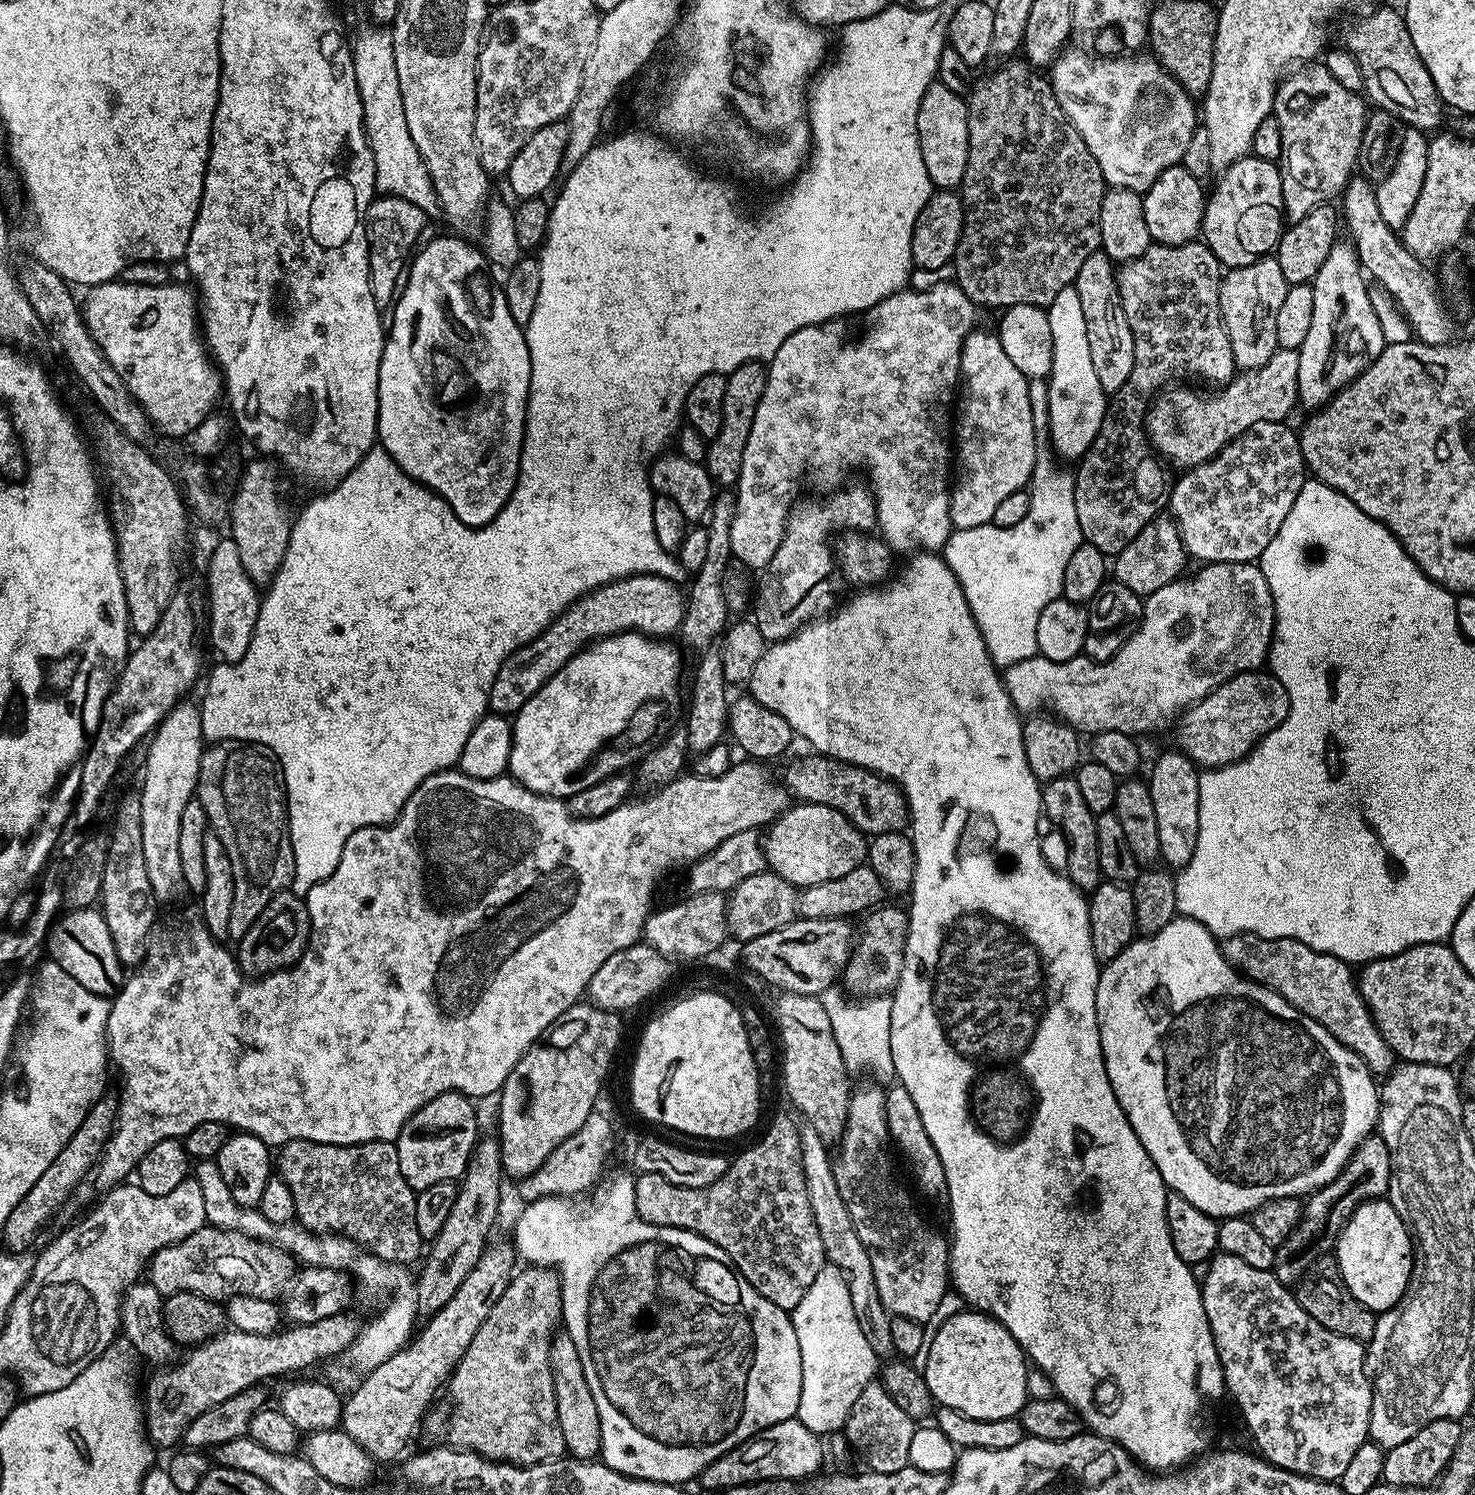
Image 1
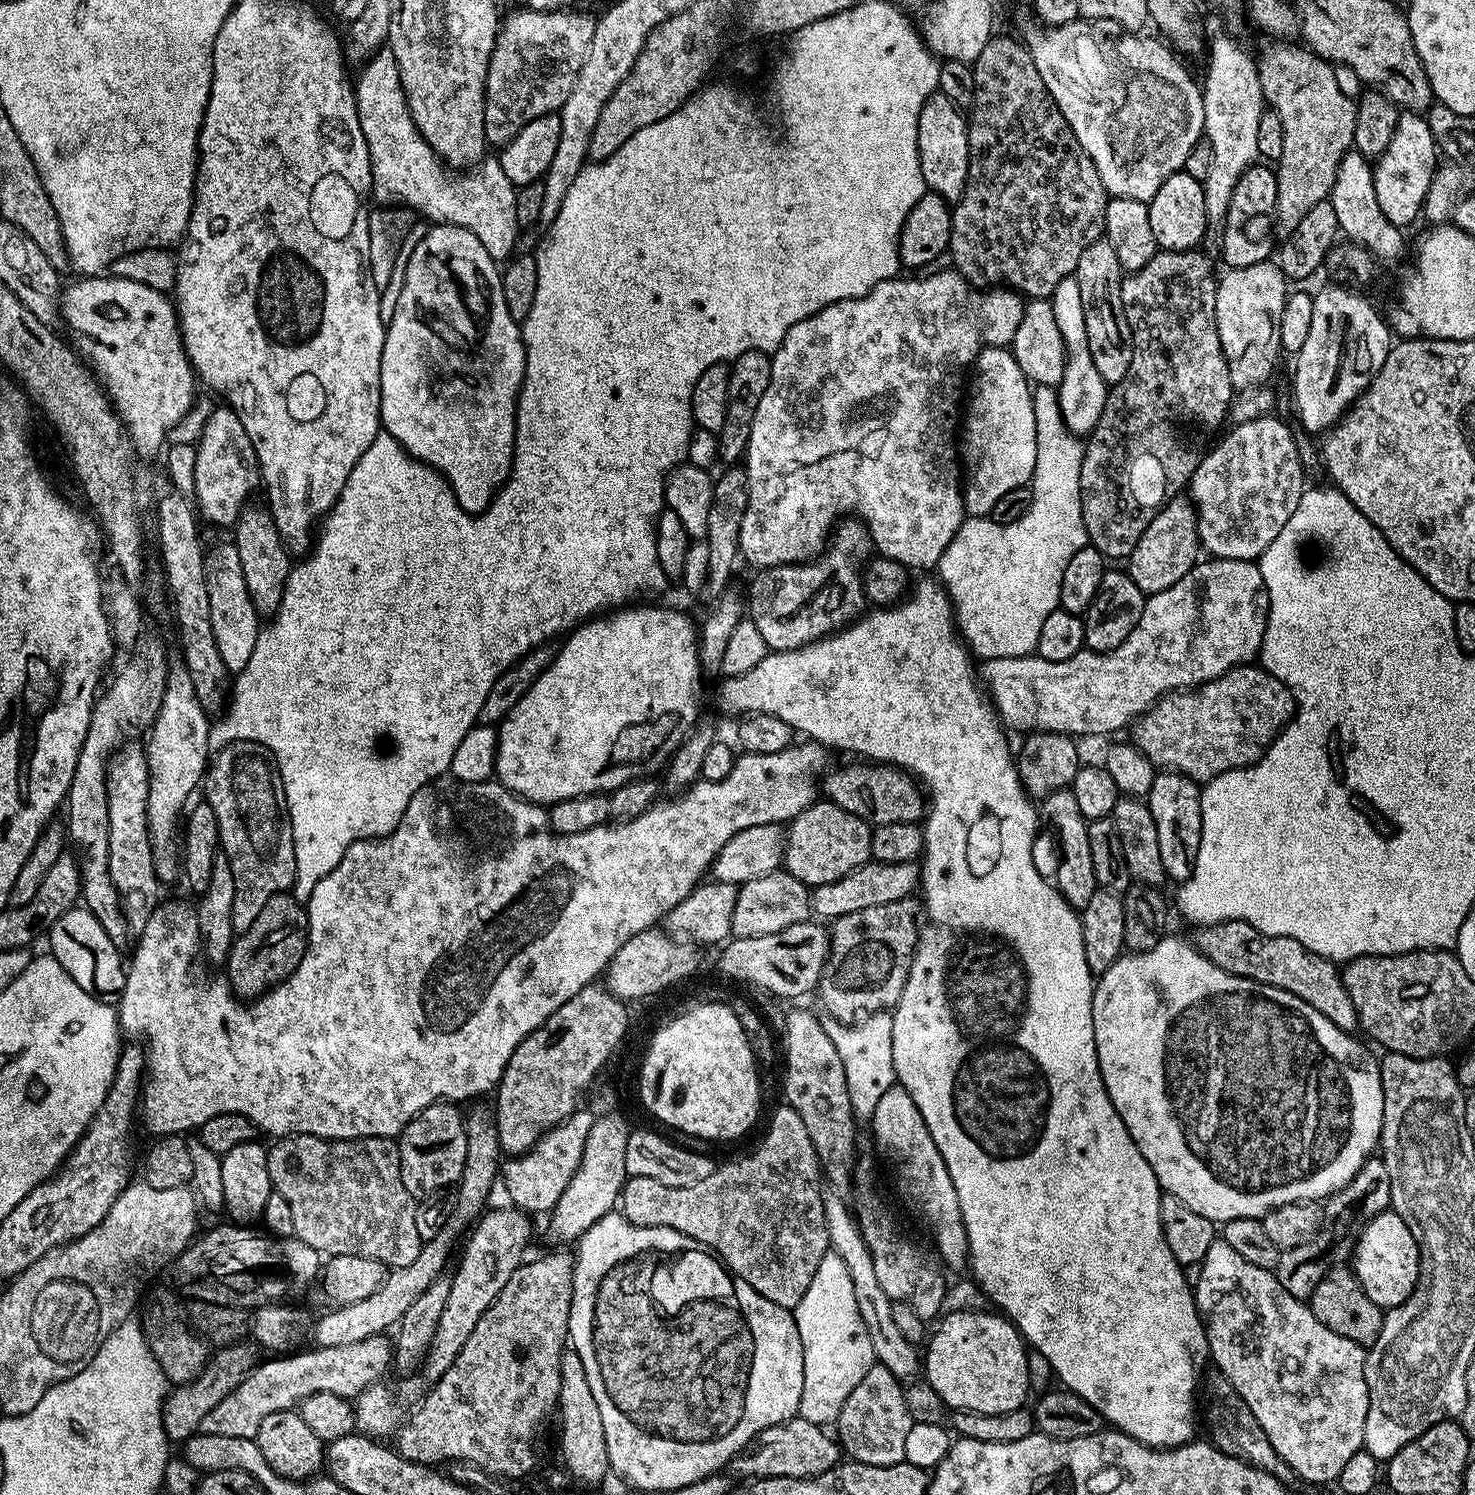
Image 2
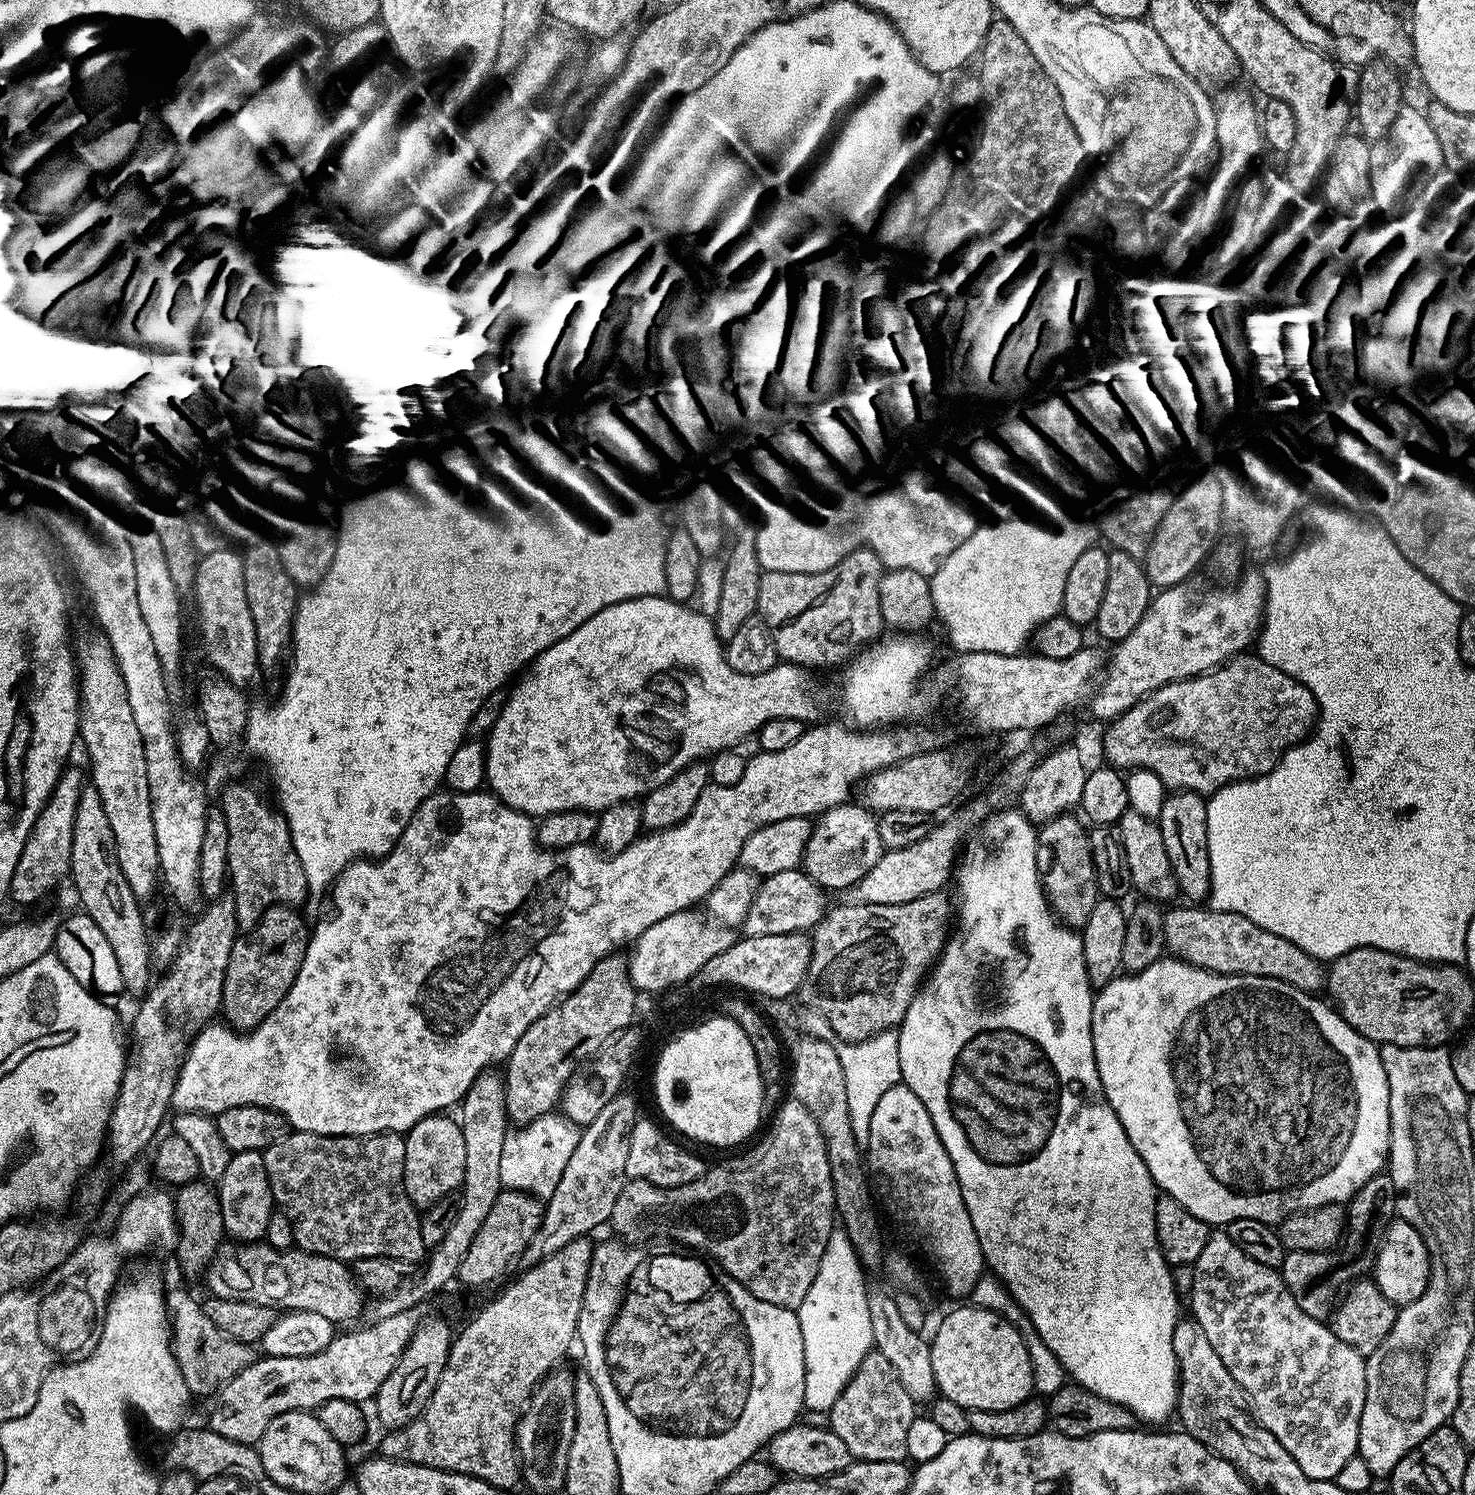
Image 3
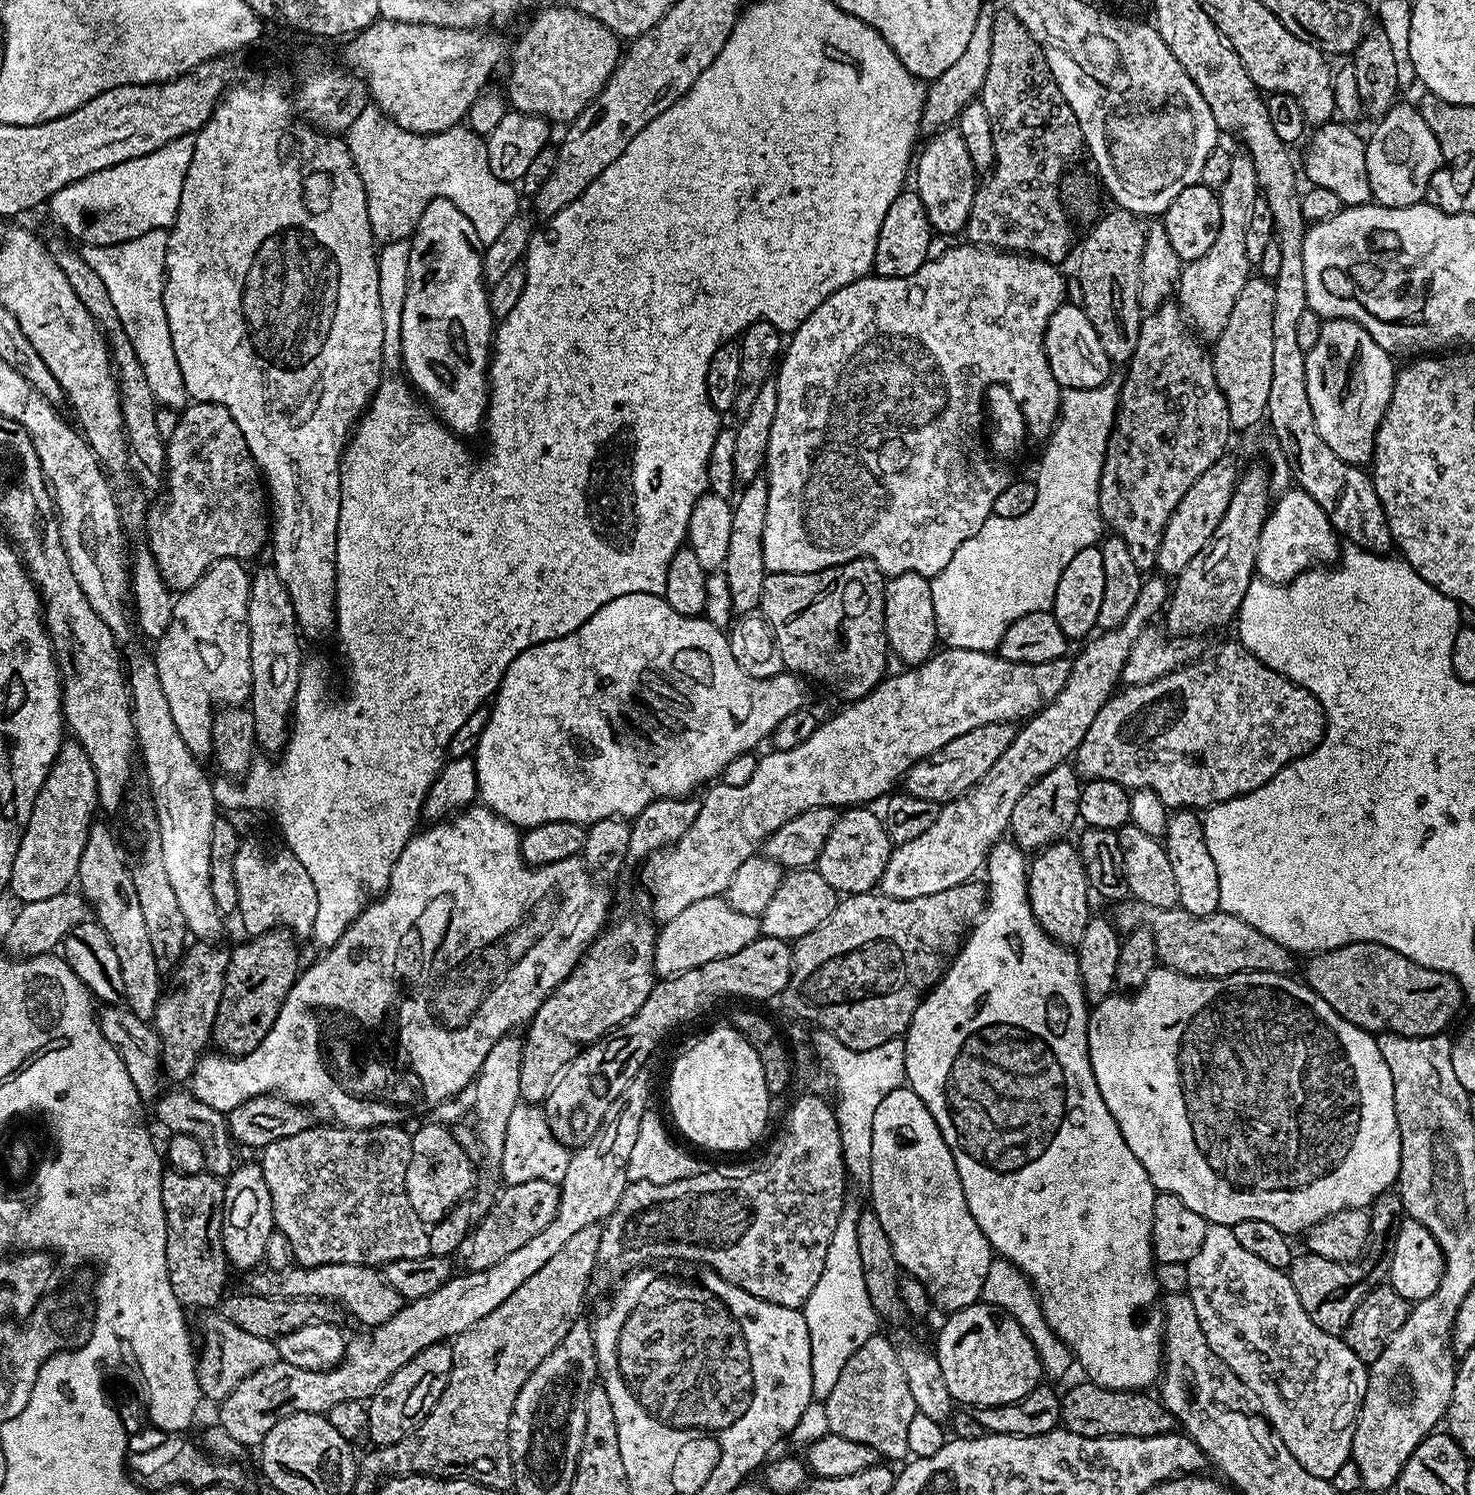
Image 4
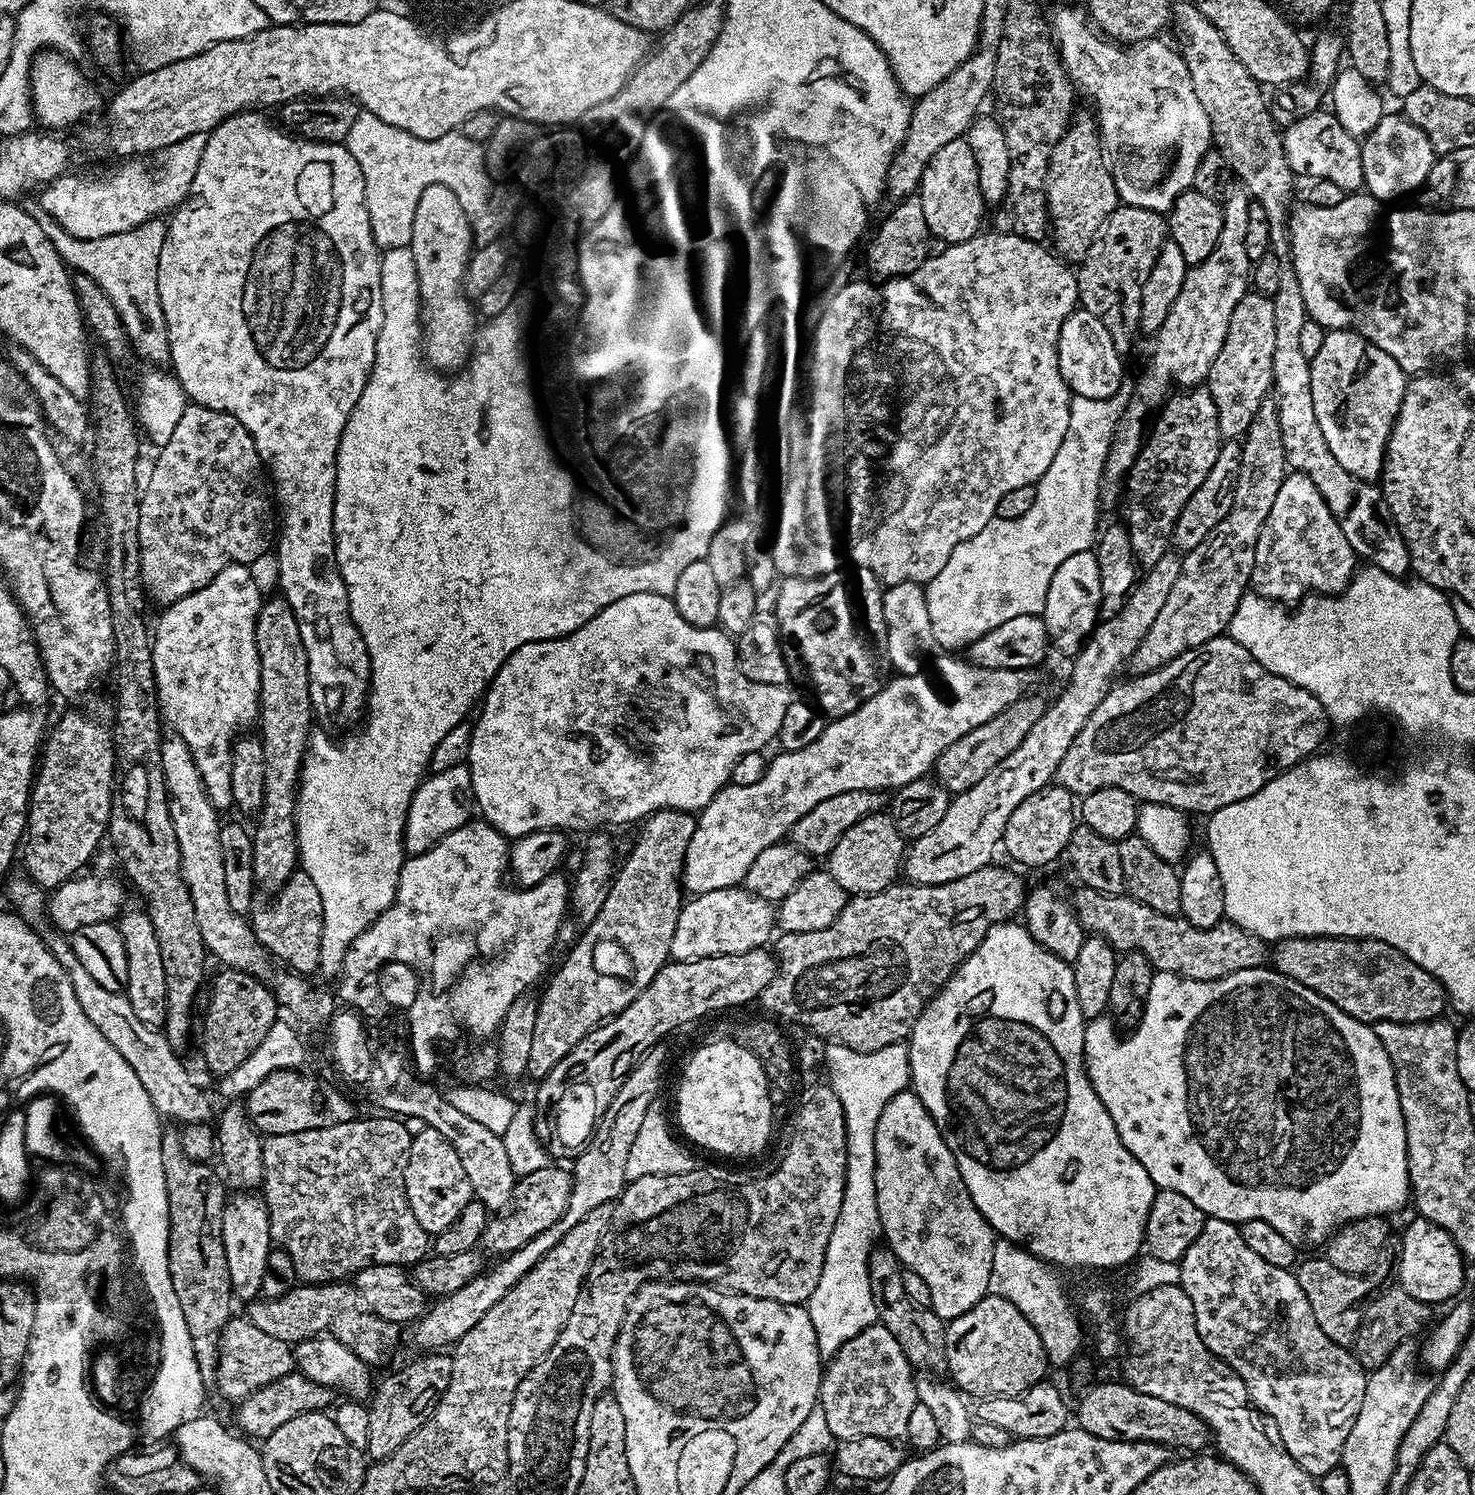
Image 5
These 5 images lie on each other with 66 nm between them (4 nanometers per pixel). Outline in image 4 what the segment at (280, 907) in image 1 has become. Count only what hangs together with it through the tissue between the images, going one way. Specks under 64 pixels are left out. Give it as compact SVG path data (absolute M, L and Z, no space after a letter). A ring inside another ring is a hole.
M287 931L263 932L261 936L245 941L236 949L233 947L228 957L222 1002L218 1002L218 1018L214 1018L211 1039L223 1055L233 1058L253 1052L262 1038L266 1038L282 1010L284 999L290 994L292 984L302 971L297 941Z

